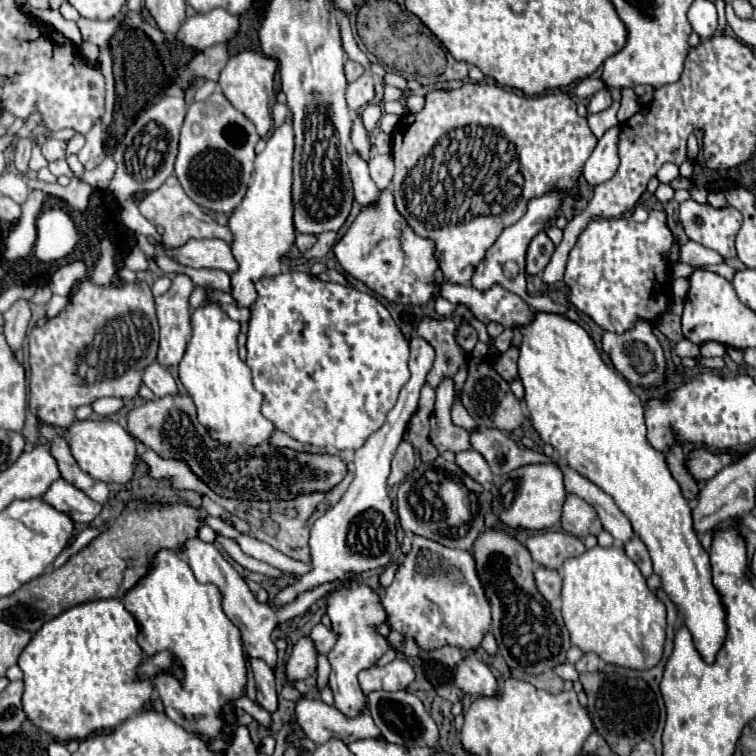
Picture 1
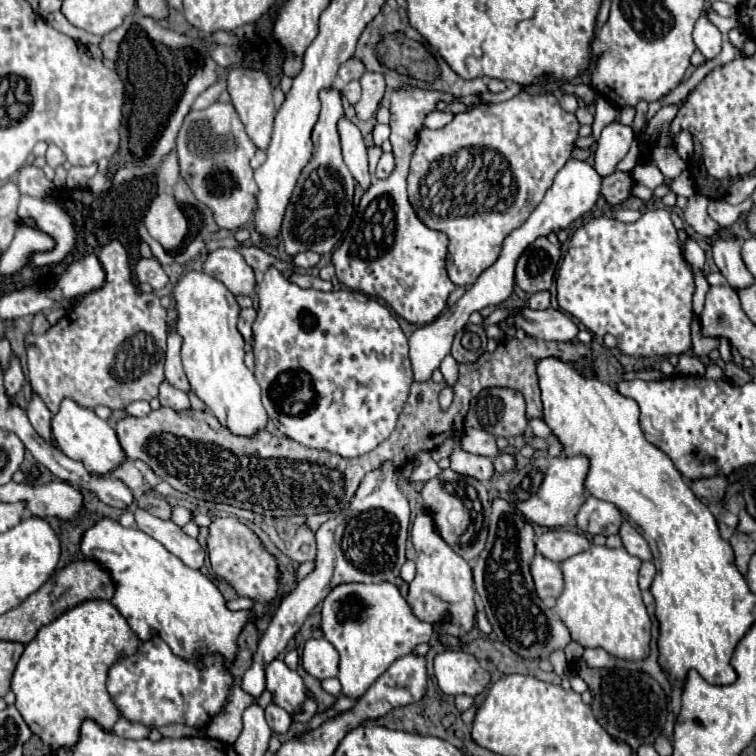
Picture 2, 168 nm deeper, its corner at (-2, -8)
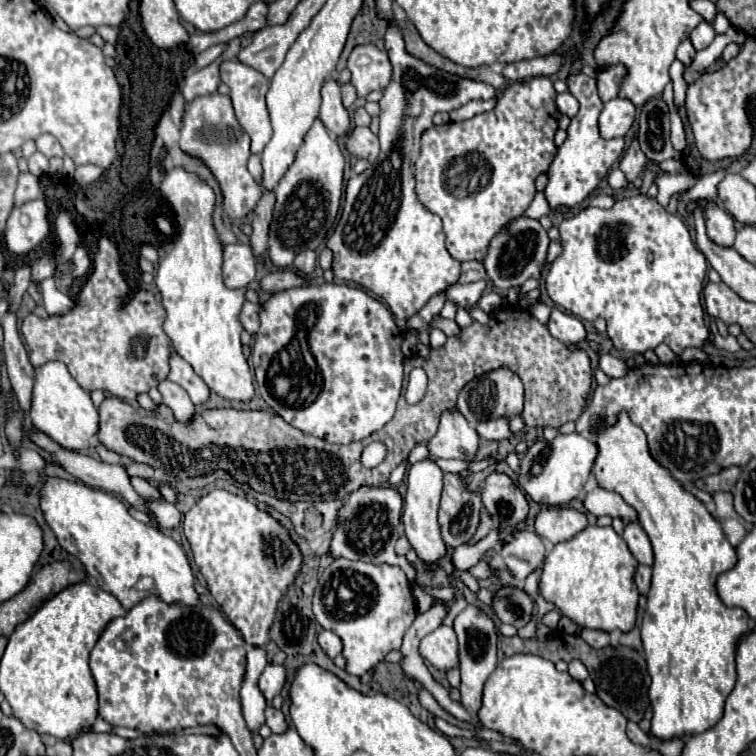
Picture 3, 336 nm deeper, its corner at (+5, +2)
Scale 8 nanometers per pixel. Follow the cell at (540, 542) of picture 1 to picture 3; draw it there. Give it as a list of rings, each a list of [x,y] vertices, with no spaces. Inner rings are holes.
[[[550,507],[540,511],[536,517],[536,533],[554,545],[560,541],[570,541],[576,533],[586,529],[586,525],[586,515],[570,507]]]

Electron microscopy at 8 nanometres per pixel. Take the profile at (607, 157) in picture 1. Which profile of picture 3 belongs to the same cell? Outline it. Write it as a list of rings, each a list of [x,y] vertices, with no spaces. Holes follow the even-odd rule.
[[[616,97],[604,103],[600,119],[598,119],[600,135],[604,139],[624,137],[634,123],[634,115],[636,115],[636,107],[628,99]]]

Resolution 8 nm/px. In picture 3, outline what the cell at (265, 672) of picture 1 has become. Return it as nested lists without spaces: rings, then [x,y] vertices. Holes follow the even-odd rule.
[[[266,707],[266,725],[272,729],[272,733],[282,733],[286,731],[286,721],[284,721],[284,713],[280,709],[274,707]]]

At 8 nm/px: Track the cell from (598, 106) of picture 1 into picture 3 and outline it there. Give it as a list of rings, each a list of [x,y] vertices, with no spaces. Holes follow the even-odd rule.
[[[560,93],[558,97],[556,97],[556,105],[558,105],[558,109],[560,109],[560,113],[562,115],[568,115],[570,119],[578,113],[578,109],[580,109],[580,103],[576,101],[576,97],[572,97],[572,93]]]

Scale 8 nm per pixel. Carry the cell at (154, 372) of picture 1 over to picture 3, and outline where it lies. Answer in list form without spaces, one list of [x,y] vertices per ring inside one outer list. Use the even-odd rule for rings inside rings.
[[[164,379],[158,385],[158,391],[162,393],[164,405],[168,405],[174,411],[174,415],[176,415],[178,421],[188,421],[196,413],[194,405],[192,405],[192,401],[188,397],[188,393],[184,393],[184,389],[180,389],[180,385]]]

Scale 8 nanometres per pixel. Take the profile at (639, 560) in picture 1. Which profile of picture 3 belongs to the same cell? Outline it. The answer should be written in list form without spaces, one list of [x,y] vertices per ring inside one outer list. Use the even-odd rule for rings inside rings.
[[[638,565],[636,585],[638,585],[638,589],[640,589],[642,595],[646,595],[648,587],[650,587],[650,575],[652,575],[652,567],[648,567],[648,565]]]

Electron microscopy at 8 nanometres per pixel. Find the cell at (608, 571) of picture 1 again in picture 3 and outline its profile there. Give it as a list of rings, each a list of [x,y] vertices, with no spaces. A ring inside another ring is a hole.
[[[592,525],[570,541],[552,547],[544,561],[540,593],[580,627],[606,633],[620,629],[628,633],[634,629],[638,609],[638,589],[634,585],[636,567],[636,557],[632,557],[628,545],[612,527]]]

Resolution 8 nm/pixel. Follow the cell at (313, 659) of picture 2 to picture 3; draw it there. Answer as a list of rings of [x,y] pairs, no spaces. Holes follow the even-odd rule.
[[[320,631],[318,633],[318,645],[324,649],[324,653],[330,657],[330,659],[334,659],[336,655],[340,655],[340,651],[342,651],[342,641],[340,641],[340,637],[336,635],[336,633],[332,633],[332,631]]]

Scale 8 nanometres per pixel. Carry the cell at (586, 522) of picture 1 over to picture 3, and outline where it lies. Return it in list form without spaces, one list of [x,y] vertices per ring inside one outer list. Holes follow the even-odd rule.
[[[600,487],[586,493],[584,507],[588,513],[592,513],[596,517],[610,515],[610,517],[620,517],[624,523],[636,521],[636,511],[630,507],[630,517],[628,517],[628,505],[624,503],[624,499],[618,493],[606,491]]]

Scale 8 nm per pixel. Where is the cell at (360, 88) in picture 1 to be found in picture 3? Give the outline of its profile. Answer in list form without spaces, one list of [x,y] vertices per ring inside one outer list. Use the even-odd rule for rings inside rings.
[[[360,45],[350,53],[348,69],[352,73],[352,85],[358,97],[366,97],[370,91],[384,89],[390,83],[392,67],[388,53],[376,45]]]

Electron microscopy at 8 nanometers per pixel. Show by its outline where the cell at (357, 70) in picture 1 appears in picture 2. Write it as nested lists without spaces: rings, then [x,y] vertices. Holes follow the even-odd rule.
[[[351,81],[343,87],[343,95],[347,97],[347,101],[351,105],[355,105],[359,99],[361,99],[361,87],[359,87],[359,81]]]

